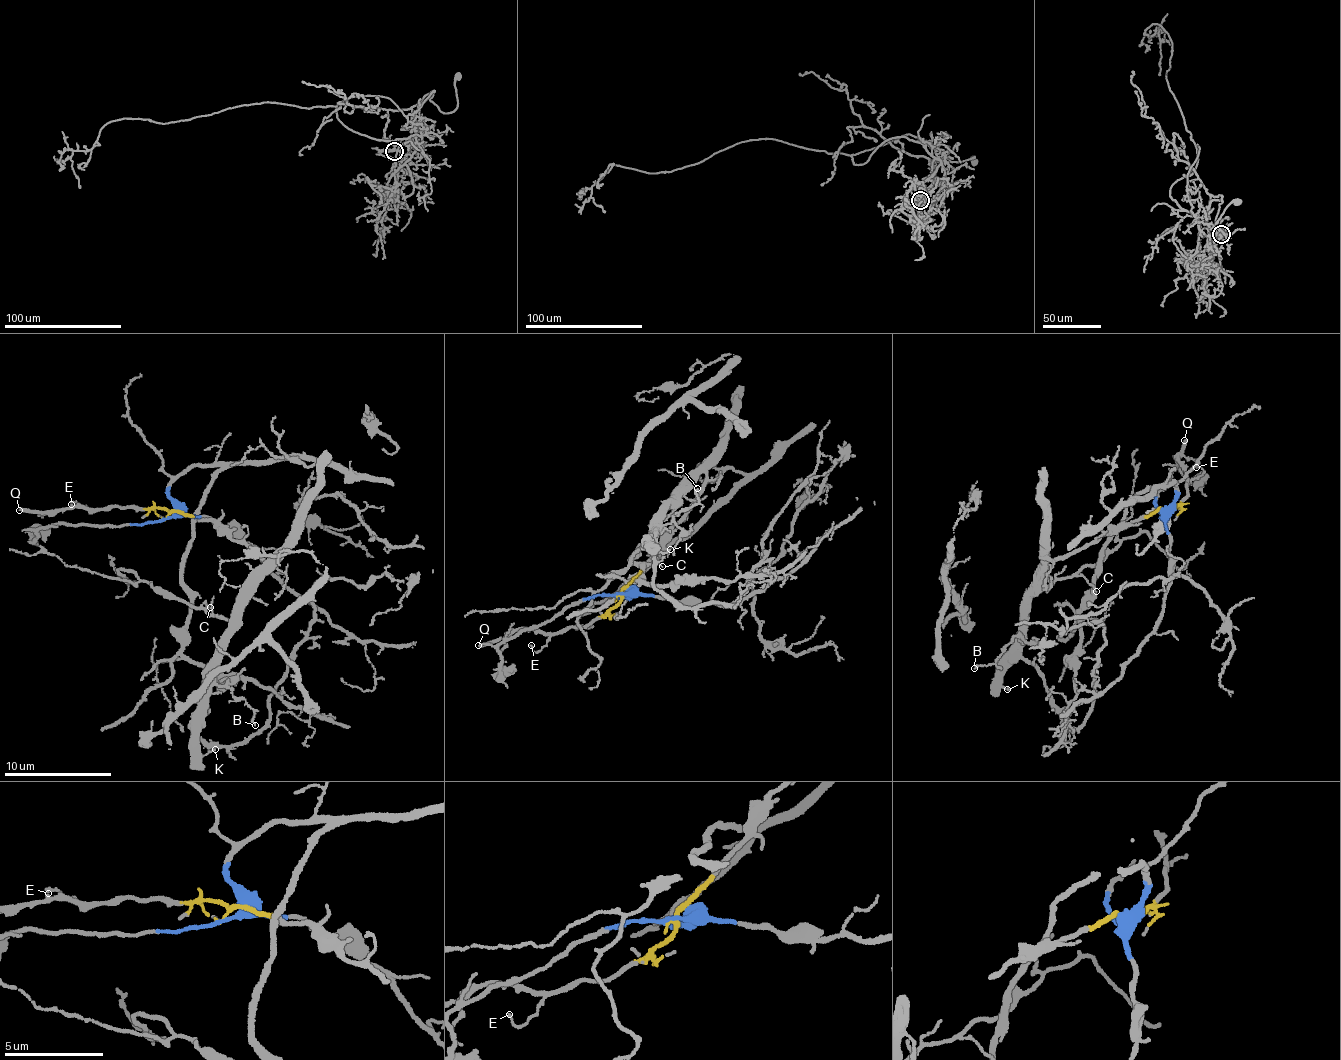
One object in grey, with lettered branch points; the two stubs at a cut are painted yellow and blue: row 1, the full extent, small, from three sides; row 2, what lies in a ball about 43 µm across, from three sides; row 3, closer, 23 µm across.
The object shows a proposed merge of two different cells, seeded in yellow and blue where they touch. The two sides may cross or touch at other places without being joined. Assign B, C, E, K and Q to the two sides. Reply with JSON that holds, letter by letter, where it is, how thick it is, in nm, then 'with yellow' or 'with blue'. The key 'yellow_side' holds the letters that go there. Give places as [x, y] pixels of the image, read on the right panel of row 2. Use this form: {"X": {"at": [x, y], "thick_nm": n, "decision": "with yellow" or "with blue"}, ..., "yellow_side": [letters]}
{"B": {"at": [974, 668], "thick_nm": 120, "decision": "with yellow"}, "C": {"at": [1096, 591], "thick_nm": 110, "decision": "with yellow"}, "E": {"at": [1196, 467], "thick_nm": 100, "decision": "with yellow"}, "K": {"at": [1007, 689], "thick_nm": 120, "decision": "with yellow"}, "Q": {"at": [1184, 440], "thick_nm": 240, "decision": "with yellow"}, "yellow_side": ["B", "C", "E", "K", "Q"]}

